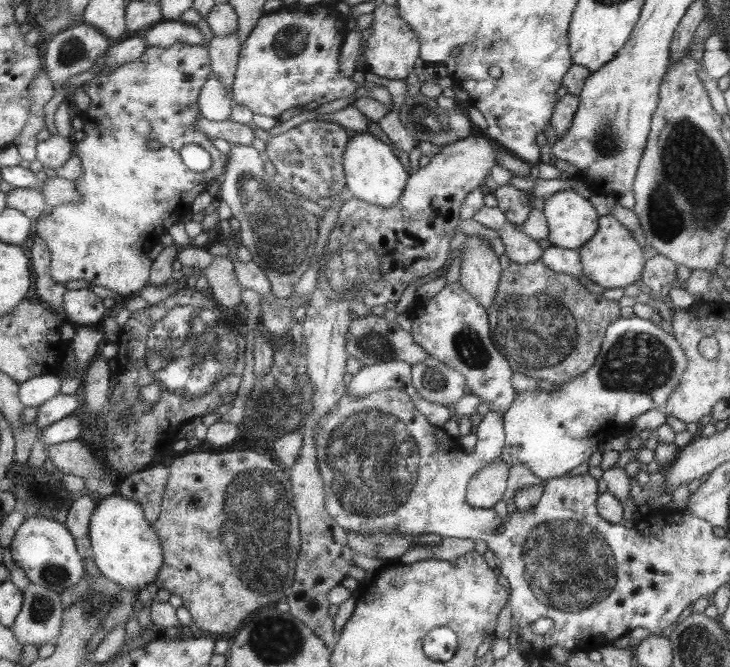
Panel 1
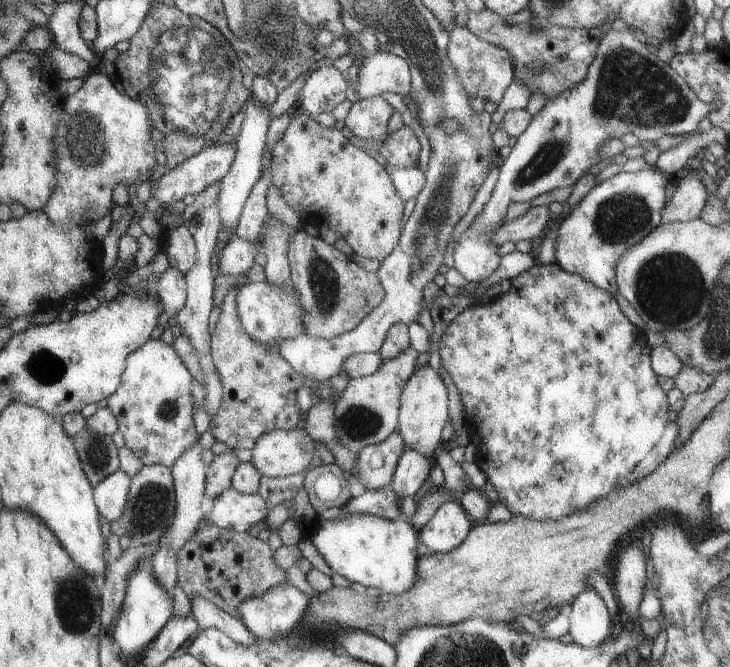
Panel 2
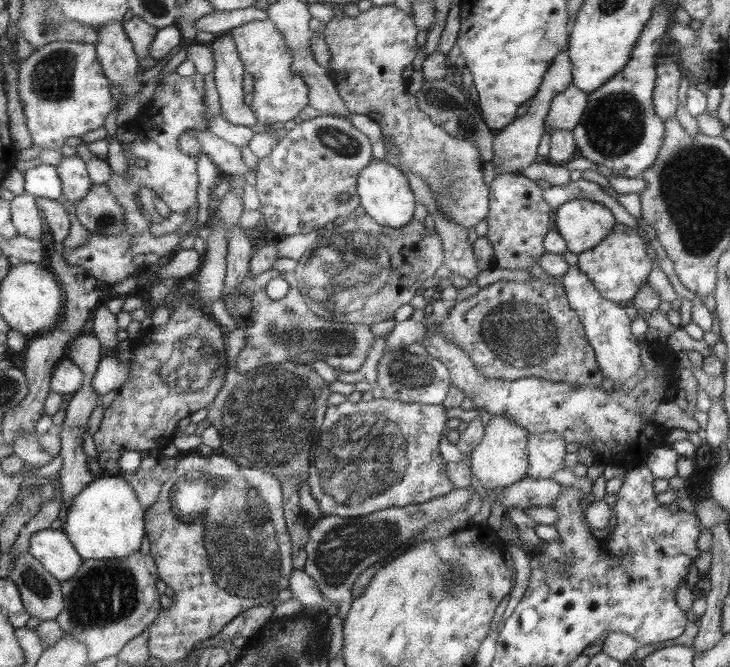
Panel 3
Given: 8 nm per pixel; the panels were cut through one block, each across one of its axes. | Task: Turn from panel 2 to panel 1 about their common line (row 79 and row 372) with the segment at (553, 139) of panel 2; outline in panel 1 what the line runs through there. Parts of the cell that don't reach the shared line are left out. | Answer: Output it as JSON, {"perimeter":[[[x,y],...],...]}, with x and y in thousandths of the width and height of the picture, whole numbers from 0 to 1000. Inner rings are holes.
{"perimeter":[[[851,477],[836,486],[818,544],[792,564],[788,571],[760,579],[758,588],[738,585],[710,588],[708,597],[690,618],[692,678],[697,690],[718,696],[732,714],[741,718],[759,718],[778,711],[795,696],[807,693],[808,685],[819,678],[819,669],[841,655],[848,655],[852,639],[863,627],[875,627],[899,612],[907,612],[930,579],[932,567],[941,549],[941,537],[926,504],[910,498],[905,489],[893,480]]]}

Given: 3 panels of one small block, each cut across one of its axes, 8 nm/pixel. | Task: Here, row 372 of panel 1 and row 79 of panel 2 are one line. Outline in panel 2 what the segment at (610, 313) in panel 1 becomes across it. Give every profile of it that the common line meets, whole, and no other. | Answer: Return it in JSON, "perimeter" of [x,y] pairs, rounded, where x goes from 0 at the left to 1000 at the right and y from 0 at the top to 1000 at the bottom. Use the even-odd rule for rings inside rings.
{"perimeter":[[[667,10],[658,18],[641,15],[640,42],[653,52],[655,57],[664,60],[674,66],[674,69],[685,69],[688,75],[693,75],[703,88],[704,118],[715,123],[726,141],[730,142],[733,136],[741,136],[748,145],[747,150],[756,150],[762,144],[767,144],[775,135],[786,135],[786,129],[797,126],[800,117],[805,117],[807,102],[812,97],[814,87],[818,85],[819,69],[823,67],[826,57],[825,48],[821,42],[779,42],[767,40],[759,36],[751,36],[745,42],[737,42],[734,36],[719,33],[707,37],[696,37],[693,27],[685,21],[670,15]]]}

